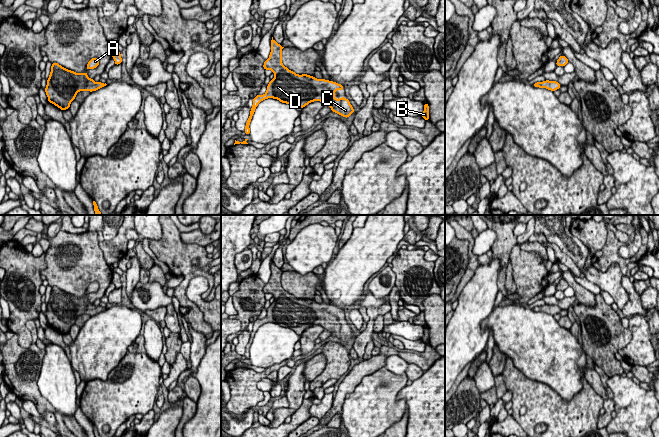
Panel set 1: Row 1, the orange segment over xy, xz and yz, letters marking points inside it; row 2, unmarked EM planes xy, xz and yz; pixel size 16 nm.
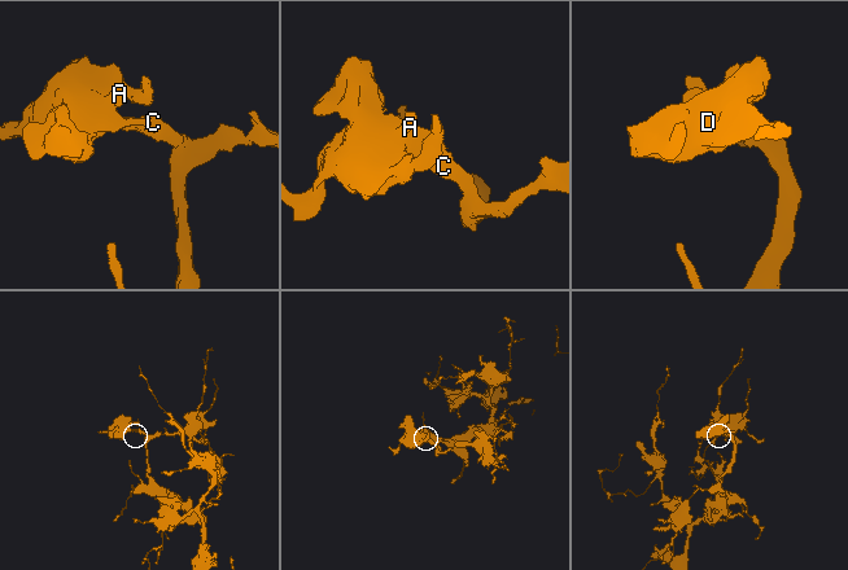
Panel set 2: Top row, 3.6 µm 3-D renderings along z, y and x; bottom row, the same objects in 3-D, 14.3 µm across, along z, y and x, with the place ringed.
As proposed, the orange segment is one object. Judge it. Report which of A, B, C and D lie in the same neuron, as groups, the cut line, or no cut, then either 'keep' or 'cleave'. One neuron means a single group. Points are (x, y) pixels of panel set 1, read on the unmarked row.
A B C D; no cut; keep

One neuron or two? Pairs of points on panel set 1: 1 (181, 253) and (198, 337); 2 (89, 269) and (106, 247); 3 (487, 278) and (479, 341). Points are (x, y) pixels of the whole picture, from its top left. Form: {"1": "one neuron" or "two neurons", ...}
{"1": "two neurons", "2": "two neurons", "3": "one neuron"}

